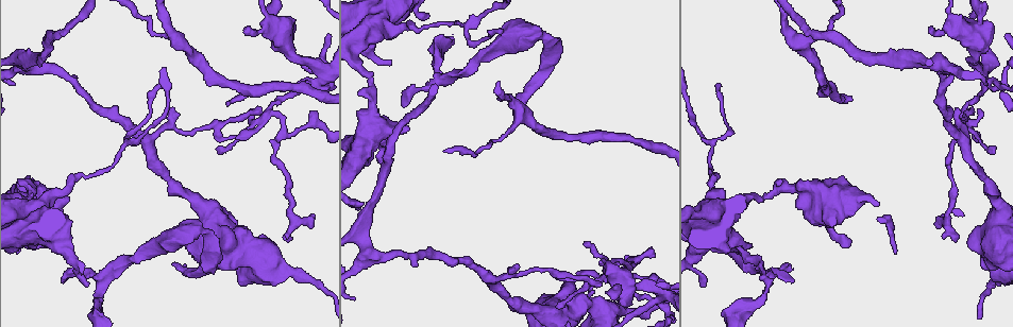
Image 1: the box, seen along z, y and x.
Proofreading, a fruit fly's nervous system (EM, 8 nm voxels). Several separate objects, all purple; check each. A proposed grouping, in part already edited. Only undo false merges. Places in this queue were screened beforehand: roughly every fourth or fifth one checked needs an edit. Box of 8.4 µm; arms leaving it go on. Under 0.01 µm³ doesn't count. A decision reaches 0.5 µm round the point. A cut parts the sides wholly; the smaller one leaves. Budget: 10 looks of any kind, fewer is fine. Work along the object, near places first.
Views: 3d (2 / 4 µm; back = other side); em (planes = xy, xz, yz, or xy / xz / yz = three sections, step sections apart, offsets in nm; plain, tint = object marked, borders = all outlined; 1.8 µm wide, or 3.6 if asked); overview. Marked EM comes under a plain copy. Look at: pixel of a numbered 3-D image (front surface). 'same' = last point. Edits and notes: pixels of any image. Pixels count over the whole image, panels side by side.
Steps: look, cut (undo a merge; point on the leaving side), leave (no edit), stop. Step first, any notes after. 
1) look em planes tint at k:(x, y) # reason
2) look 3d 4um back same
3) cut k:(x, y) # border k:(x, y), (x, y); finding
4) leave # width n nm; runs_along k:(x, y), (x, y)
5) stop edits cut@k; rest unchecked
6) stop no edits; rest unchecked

look em yz step 8 borders at 1:(265, 115) # sharp bend

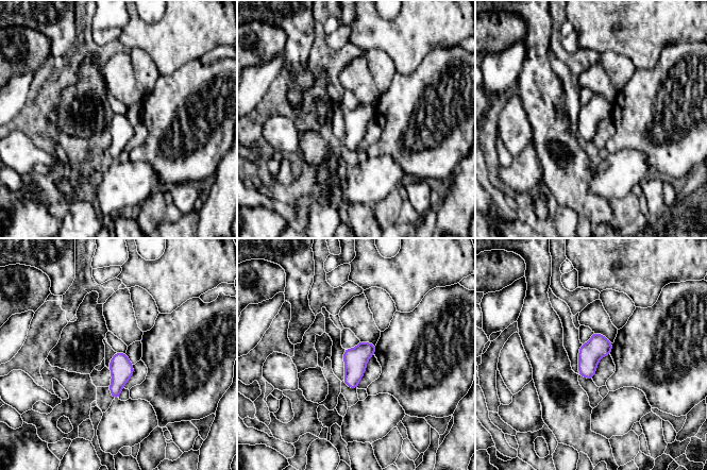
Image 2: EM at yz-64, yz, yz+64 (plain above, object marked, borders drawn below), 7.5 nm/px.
leave # one cell here

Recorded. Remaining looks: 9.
look 3d 4um at 1:(586, 303) # abrupt turn

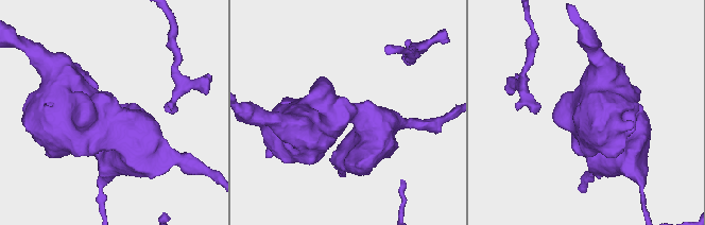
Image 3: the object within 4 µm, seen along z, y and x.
look em 3.6um planes tint at 3:(106, 122)

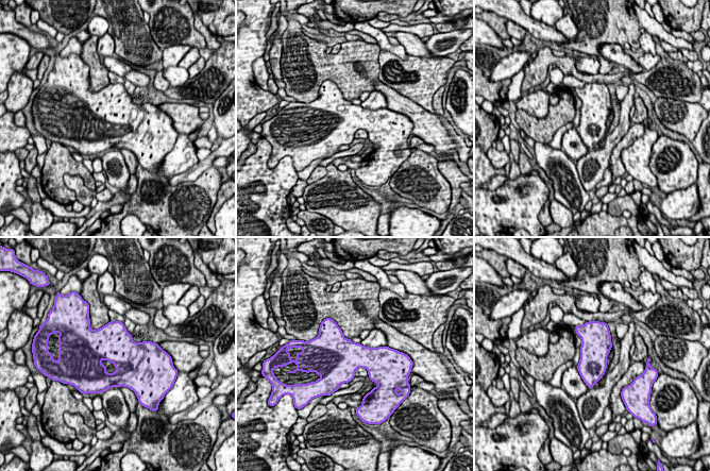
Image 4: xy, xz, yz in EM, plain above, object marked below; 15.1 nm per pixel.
leave # width 440 nm; one cell here

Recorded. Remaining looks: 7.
look em planes tint at 1:(548, 45) # a narrow waist

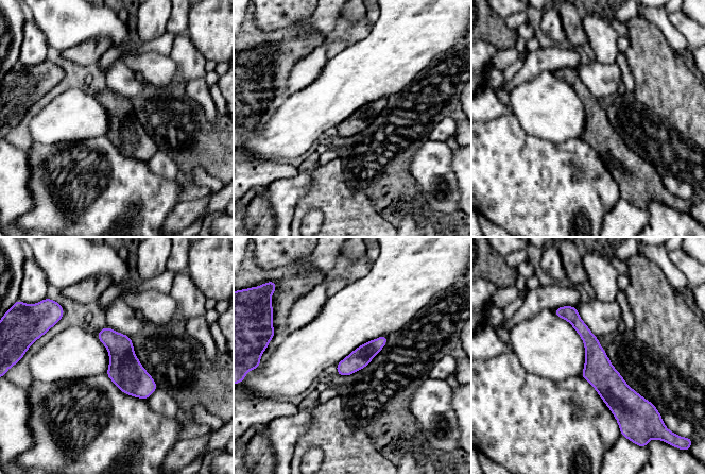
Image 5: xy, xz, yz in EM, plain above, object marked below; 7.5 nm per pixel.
leave # width 150 nm; runs_along 5:(561, 309), (589, 339), (623, 410); continuous, no second cell

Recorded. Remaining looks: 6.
look em yz step 16 tint at 1:(102, 277) # a narrow waist

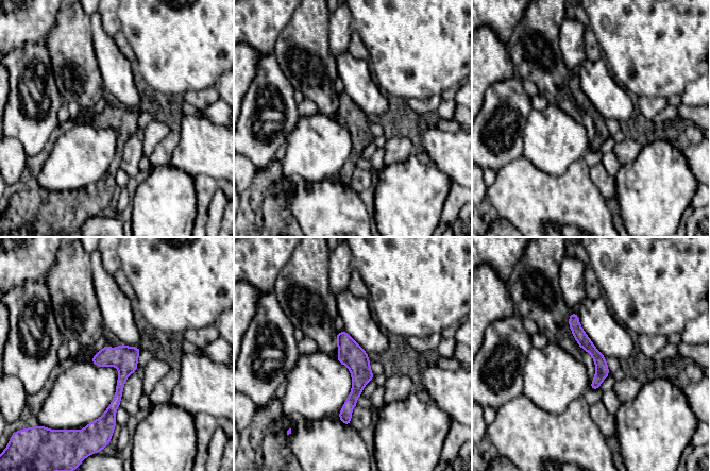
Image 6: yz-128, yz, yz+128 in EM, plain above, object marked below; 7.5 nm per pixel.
look em planes tint same

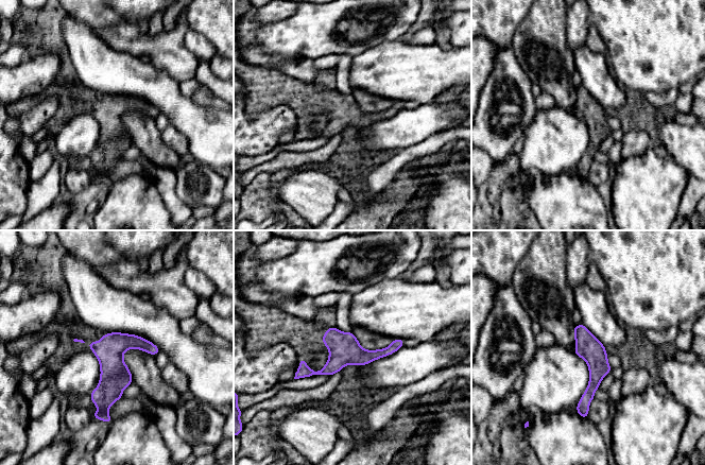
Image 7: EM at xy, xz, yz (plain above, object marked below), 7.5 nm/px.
leave # continuous, no second cell

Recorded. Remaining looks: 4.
stop no edits; rest unchecked

